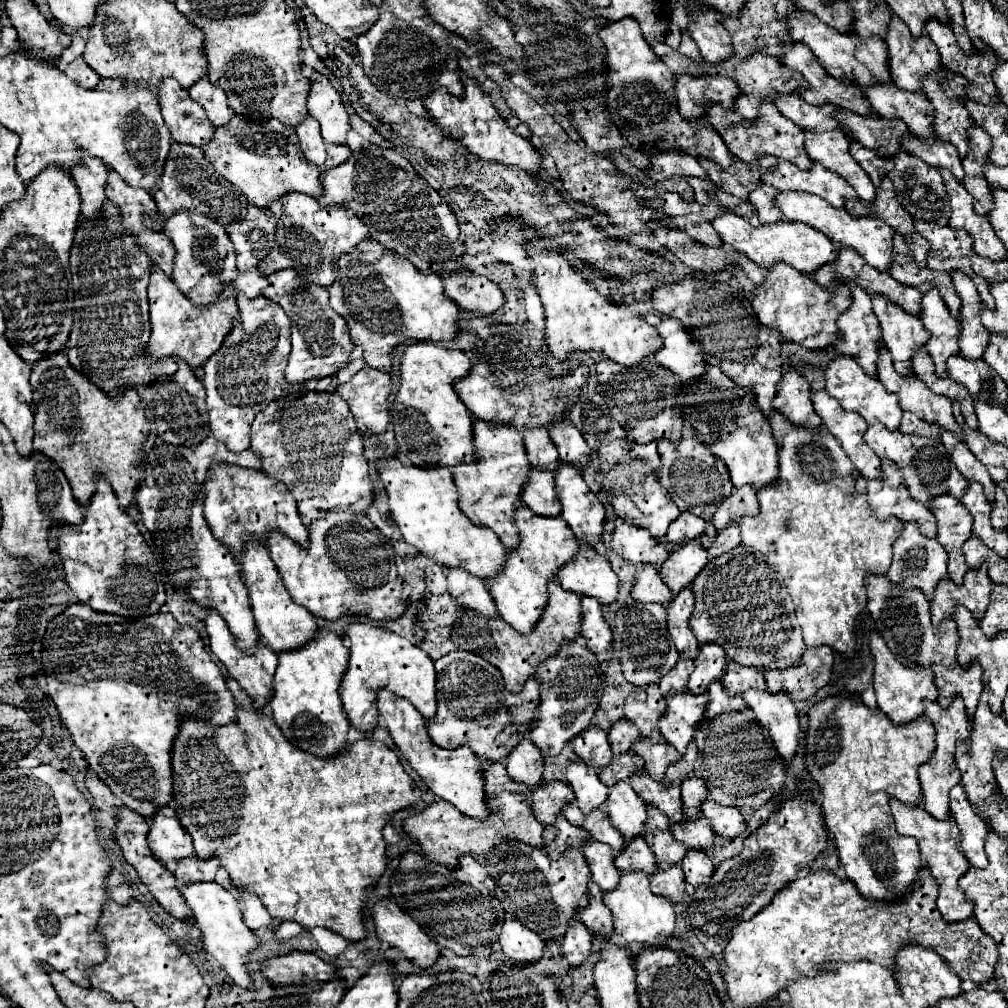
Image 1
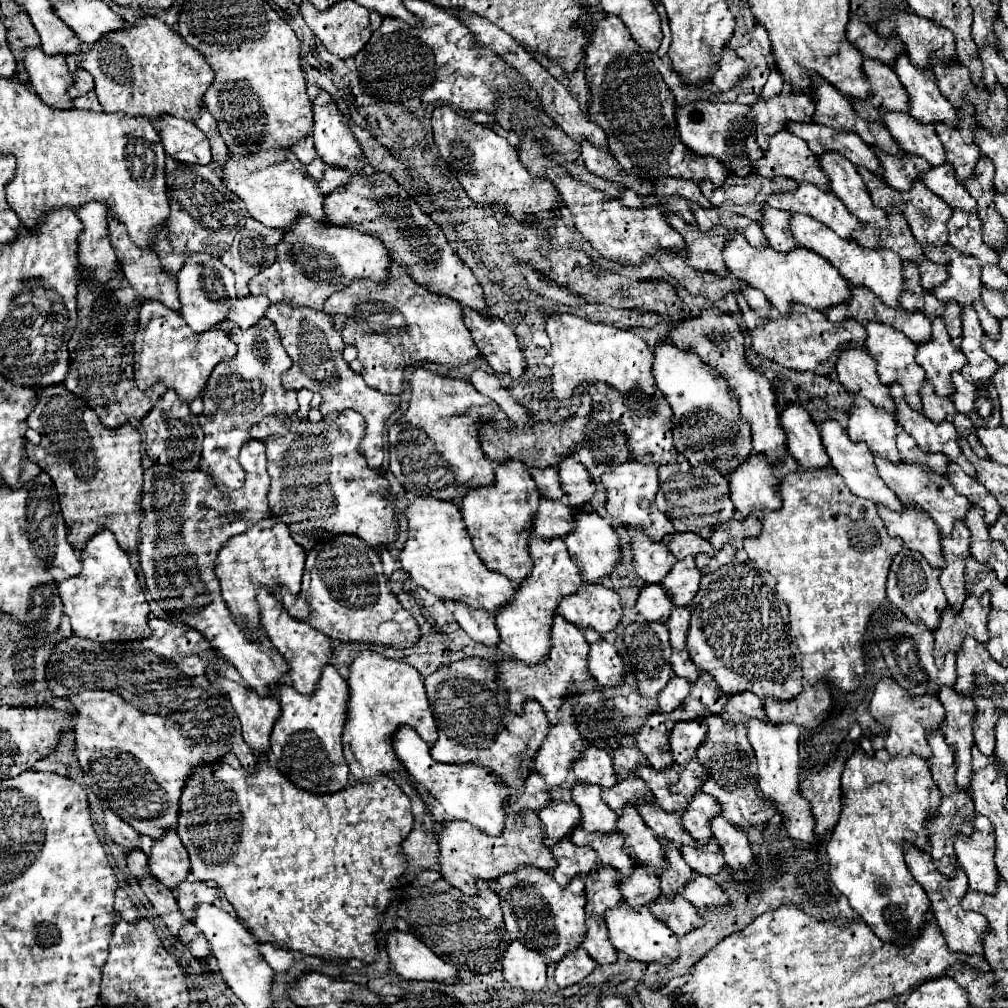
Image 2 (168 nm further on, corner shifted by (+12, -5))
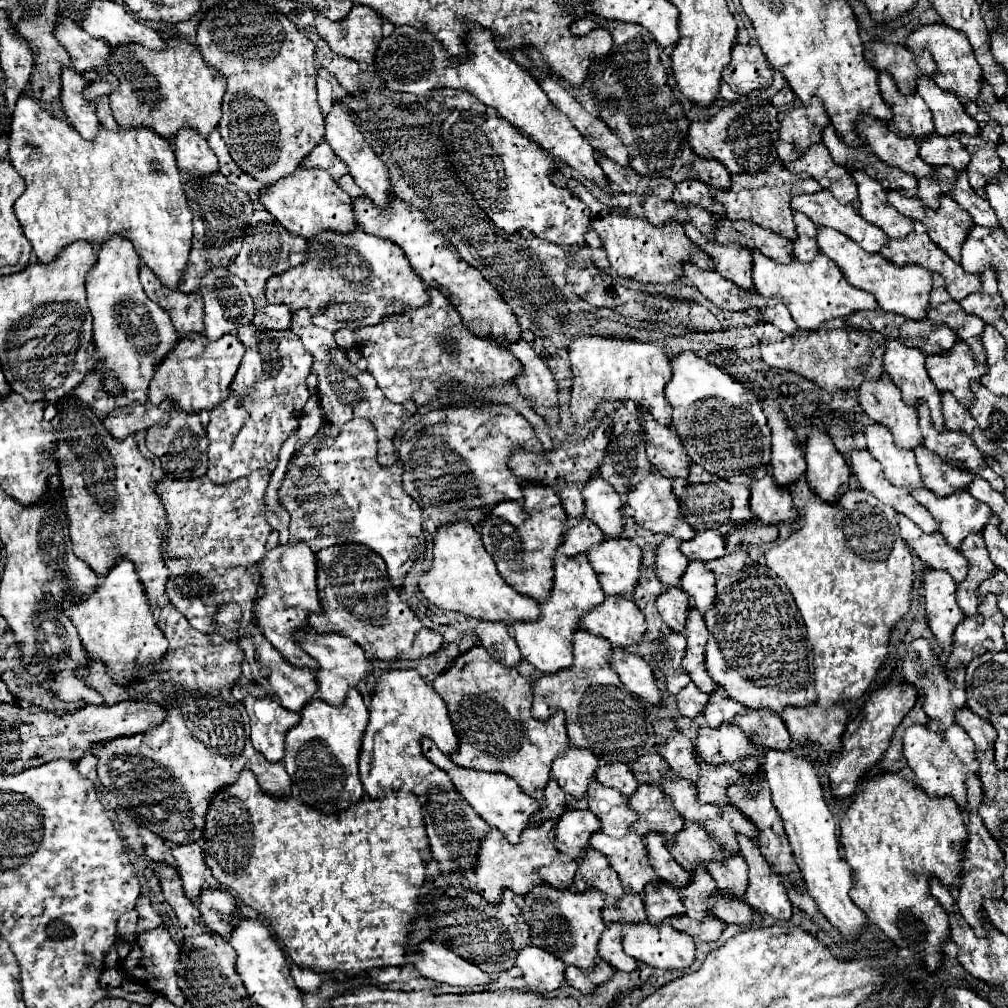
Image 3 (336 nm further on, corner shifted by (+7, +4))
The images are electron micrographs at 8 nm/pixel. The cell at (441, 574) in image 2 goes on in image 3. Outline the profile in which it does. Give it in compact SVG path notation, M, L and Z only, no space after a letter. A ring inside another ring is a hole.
M467 518L437 526L433 534L431 568L421 574L419 588L423 596L437 608L457 610L479 620L501 620L511 626L515 620L535 620L539 612L537 600L519 594L499 576L493 558L489 556L489 552L485 552L481 544L479 532Z

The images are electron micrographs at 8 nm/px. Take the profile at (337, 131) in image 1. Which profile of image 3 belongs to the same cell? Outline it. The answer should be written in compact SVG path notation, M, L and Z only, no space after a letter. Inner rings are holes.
M335 102L333 108L331 108L331 112L325 116L325 122L327 122L325 142L333 148L333 152L339 156L339 160L343 160L347 164L349 174L353 176L355 184L375 204L385 204L385 200L389 198L389 190L391 190L389 172L387 172L385 164L379 160L379 156L373 152L373 148L367 144L367 140L363 138L359 126L357 126L357 116L353 112L349 112L341 102Z

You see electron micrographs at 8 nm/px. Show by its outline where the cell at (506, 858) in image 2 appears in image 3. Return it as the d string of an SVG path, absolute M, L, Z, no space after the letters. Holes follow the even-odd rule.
M545 820L539 826L529 824L521 832L519 844L511 844L509 840L505 840L501 830L491 828L479 840L479 852L475 856L475 866L473 866L473 874L477 876L479 894L487 902L499 902L503 888L509 888L515 894L525 894L529 892L533 884L551 884L555 888L571 886L573 876L577 872L577 862L571 856L557 852L553 844L553 832L555 832L553 820Z

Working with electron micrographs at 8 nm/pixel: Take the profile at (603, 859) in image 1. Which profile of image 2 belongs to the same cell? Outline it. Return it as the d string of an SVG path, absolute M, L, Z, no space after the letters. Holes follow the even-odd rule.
M600 867L598 869L598 881L592 881L590 877L586 877L584 881L586 881L586 897L588 897L586 913L602 915L604 909L618 905L622 901L620 889L618 889L622 875L616 869Z

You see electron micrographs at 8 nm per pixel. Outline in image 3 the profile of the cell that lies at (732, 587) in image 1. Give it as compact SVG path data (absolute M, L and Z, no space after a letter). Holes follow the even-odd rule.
M747 564L731 576L717 576L717 596L715 604L703 614L709 630L709 640L705 644L705 666L709 676L727 690L733 700L747 708L773 708L781 712L785 706L805 706L815 702L813 686L813 650L807 640L805 624L801 620L799 608L793 594L787 590L785 582L777 578L765 564Z

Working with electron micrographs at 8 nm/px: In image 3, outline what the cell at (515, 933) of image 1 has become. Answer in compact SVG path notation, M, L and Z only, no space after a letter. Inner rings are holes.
M525 946L517 954L515 964L521 968L523 980L527 982L527 986L531 986L531 990L545 992L561 986L565 964L537 946Z

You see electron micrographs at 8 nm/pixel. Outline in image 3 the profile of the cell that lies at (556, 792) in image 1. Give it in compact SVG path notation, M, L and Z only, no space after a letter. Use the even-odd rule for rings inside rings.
M565 810L555 826L555 848L579 858L581 848L589 846L589 836L599 830L599 820L591 810Z

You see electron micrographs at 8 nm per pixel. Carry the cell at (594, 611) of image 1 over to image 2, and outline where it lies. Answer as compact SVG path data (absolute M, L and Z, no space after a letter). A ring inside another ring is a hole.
M584 629L586 641L590 643L590 657L588 657L588 669L592 677L602 683L602 687L618 687L624 683L626 677L626 665L622 657L618 655L616 647L608 641L604 641L596 631Z

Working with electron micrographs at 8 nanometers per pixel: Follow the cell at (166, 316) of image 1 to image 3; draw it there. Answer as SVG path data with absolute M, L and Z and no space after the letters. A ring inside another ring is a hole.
M187 334L177 340L173 350L155 366L153 380L149 384L149 402L159 404L163 398L171 398L173 404L187 412L209 410L221 404L229 394L229 384L241 364L245 348L235 334L223 334L219 340L209 340L203 334Z

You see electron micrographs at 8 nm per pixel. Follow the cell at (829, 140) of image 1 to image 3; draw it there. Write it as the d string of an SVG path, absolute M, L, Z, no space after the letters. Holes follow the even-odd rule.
M849 170L849 174L859 190L859 202L861 202L859 214L867 222L879 226L889 238L903 238L913 230L911 220L901 216L885 200L885 190L875 178L871 178L867 172L861 170Z

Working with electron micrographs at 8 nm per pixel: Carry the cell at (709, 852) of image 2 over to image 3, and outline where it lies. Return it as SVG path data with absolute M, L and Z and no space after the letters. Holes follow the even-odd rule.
M727 854L725 860L709 860L705 864L711 878L717 882L717 888L729 894L735 894L737 898L743 896L745 884L747 884L747 864L741 854Z

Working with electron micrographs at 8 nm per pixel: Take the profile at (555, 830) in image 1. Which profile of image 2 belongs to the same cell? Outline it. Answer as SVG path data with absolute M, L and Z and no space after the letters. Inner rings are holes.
M570 839L558 841L550 851L558 861L558 867L552 871L558 885L568 885L568 881L572 881L572 877L578 877L578 875L592 877L592 873L600 869L596 853L592 853L592 849L588 847L574 845Z

